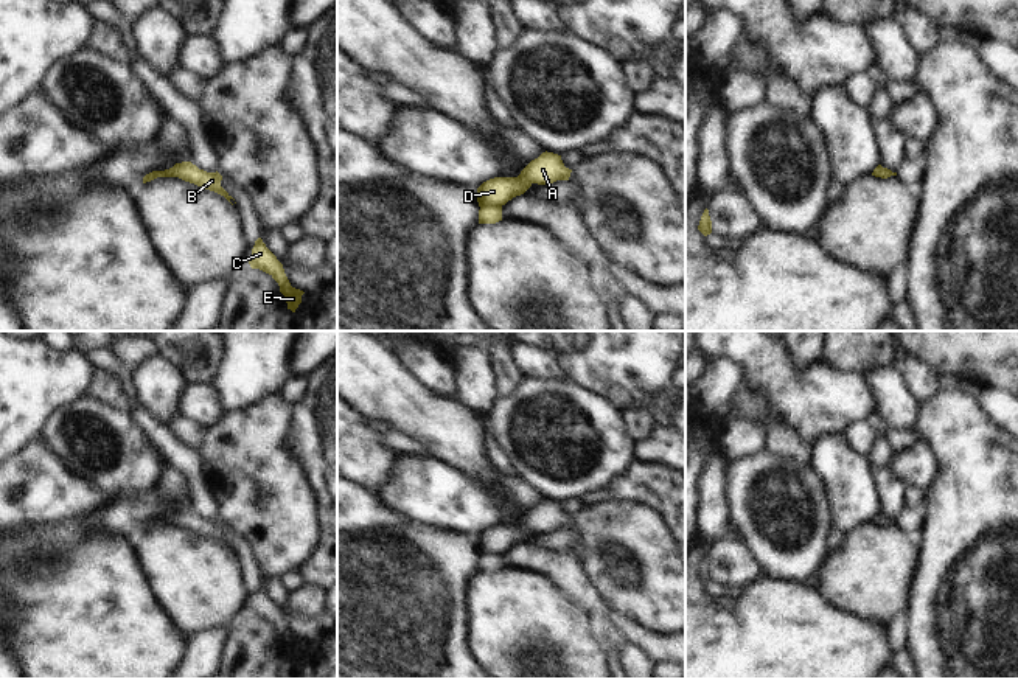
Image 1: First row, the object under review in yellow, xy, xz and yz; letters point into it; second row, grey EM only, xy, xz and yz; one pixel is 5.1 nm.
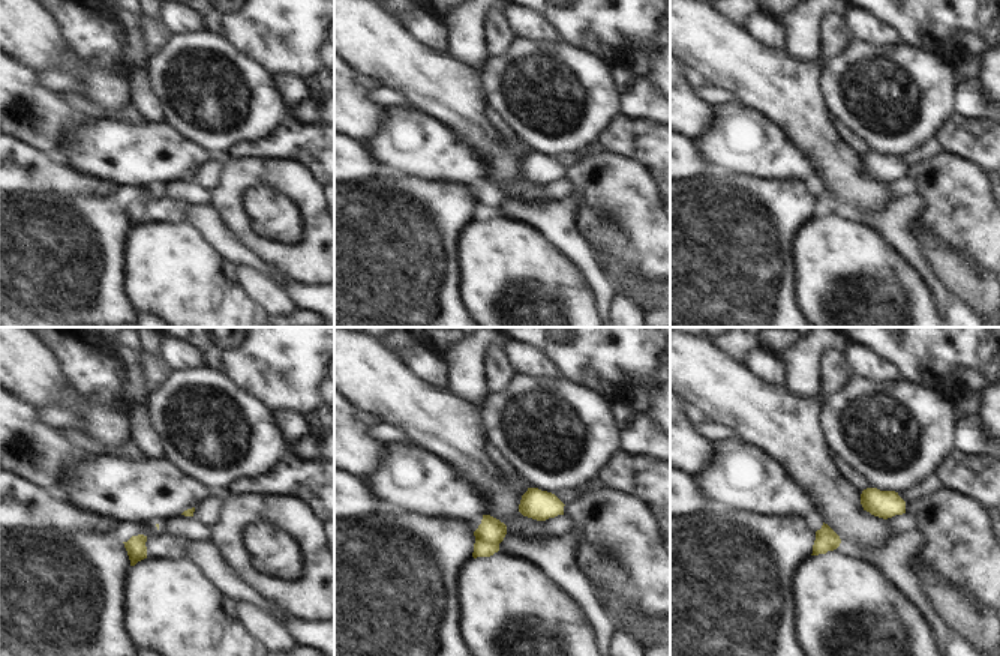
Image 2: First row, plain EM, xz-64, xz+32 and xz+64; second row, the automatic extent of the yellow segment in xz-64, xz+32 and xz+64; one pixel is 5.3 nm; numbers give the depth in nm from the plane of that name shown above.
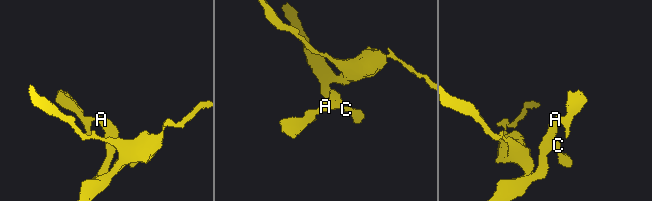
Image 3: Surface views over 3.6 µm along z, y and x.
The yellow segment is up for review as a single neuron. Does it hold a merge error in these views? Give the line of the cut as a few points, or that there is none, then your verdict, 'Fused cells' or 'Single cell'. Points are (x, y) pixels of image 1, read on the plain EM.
No split. Single cell

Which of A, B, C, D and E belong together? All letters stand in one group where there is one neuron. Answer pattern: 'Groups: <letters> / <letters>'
Groups: A B C D E

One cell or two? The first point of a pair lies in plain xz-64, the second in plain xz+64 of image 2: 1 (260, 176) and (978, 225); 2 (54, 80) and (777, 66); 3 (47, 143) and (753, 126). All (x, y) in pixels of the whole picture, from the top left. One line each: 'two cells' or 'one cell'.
1: one cell
2: two cells
3: two cells

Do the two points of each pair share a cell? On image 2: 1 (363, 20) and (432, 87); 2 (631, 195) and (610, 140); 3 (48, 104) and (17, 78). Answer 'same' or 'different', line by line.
1: same
2: different
3: same

